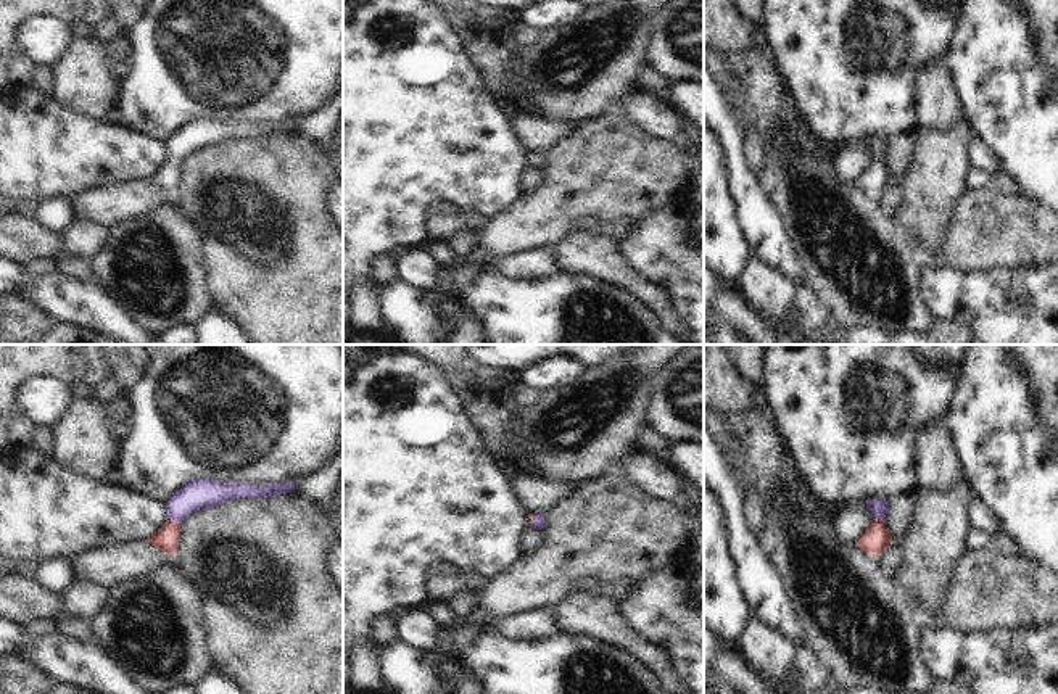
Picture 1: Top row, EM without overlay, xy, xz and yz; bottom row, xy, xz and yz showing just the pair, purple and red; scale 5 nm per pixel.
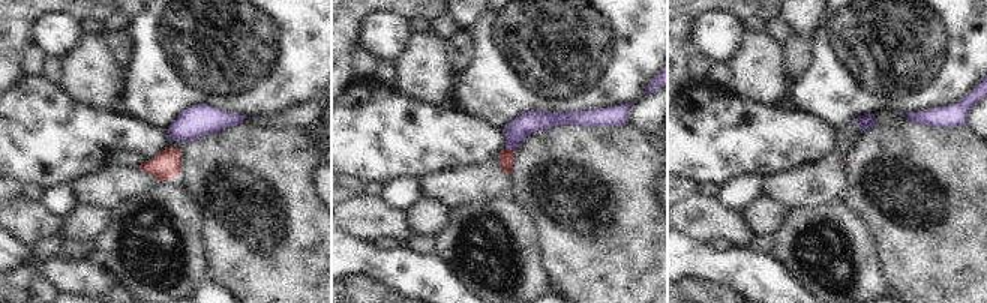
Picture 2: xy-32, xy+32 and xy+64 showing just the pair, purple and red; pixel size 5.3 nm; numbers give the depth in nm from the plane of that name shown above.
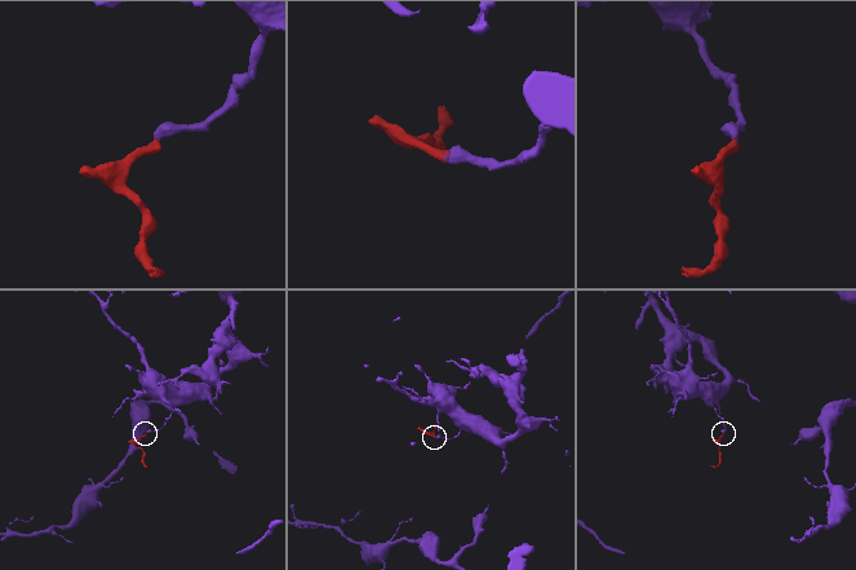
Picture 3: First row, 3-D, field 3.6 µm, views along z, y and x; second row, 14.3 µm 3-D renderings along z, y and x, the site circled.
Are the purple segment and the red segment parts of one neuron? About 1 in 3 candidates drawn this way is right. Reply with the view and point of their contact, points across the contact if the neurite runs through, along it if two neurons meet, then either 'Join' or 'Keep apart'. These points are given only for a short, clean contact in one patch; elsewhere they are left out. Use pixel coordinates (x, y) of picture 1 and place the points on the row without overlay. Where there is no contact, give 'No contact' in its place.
Touches purple at xy (174, 160). Path across: xy (200, 132), (174, 160), (166, 177). Join.

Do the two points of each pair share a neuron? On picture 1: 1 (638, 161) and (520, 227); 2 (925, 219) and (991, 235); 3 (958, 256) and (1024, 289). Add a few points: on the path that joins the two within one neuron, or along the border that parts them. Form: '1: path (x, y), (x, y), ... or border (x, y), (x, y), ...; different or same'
1: path (609, 174), (593, 179), (549, 211); same
2: border (965, 192), (950, 221), (939, 263); different
3: border (1024, 264), (976, 271), (950, 269); different

